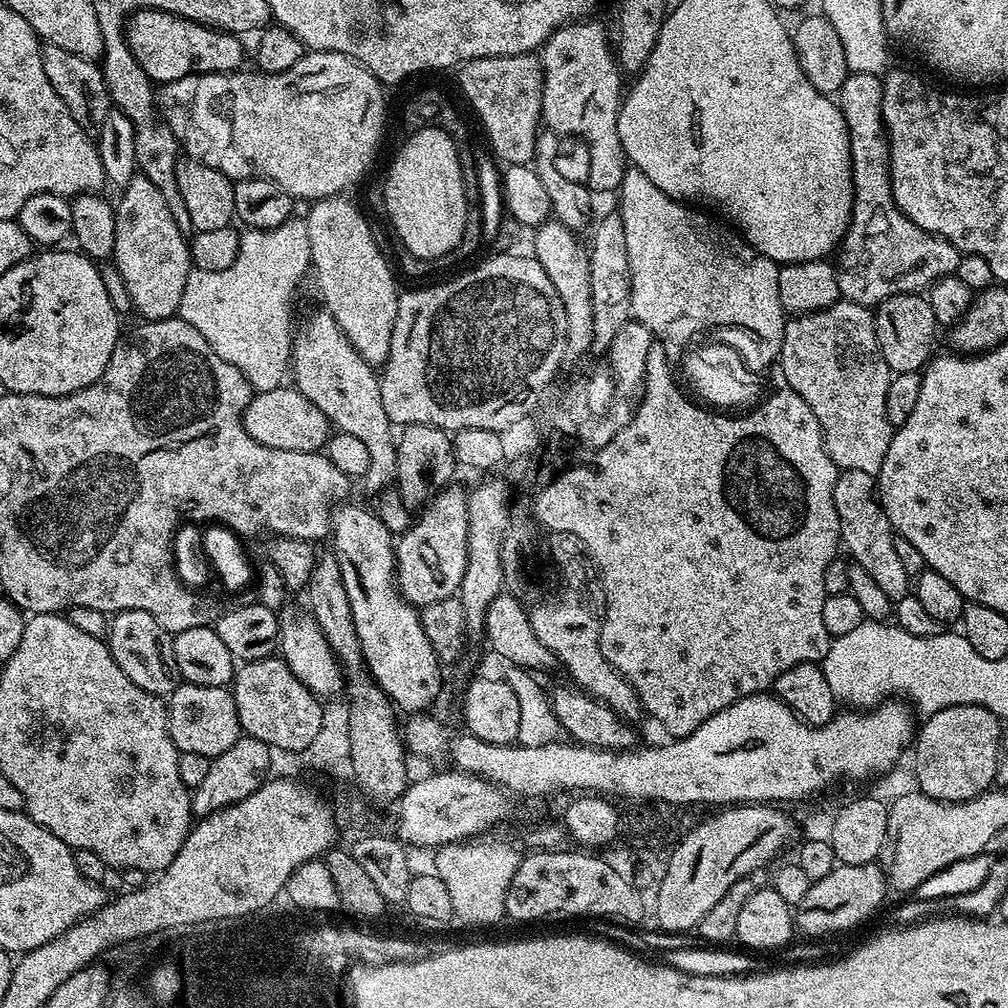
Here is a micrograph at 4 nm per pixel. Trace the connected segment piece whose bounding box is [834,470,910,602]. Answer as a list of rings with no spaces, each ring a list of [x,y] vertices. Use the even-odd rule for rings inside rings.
[[[862,470],[841,471],[836,477],[834,486],[834,510],[838,510],[843,547],[845,549],[848,547],[847,555],[854,563],[862,566],[862,570],[866,570],[866,574],[870,574],[870,578],[878,582],[880,589],[893,602],[909,595],[910,578],[894,551],[892,524],[880,505],[877,477]]]

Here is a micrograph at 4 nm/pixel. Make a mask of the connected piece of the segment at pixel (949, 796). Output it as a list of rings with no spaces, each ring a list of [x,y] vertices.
[[[956,705],[927,717],[914,742],[917,789],[942,801],[968,801],[989,791],[996,779],[1001,719],[981,705]]]

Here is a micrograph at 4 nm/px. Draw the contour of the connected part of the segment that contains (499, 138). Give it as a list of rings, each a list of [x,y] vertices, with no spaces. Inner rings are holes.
[[[523,52],[513,56],[487,56],[459,65],[460,88],[472,103],[497,161],[505,165],[533,163],[536,138],[542,128],[542,86],[544,67],[536,54]]]

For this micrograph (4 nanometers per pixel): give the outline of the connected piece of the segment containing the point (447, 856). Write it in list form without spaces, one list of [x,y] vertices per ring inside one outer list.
[[[472,838],[467,842],[446,844],[434,852],[434,871],[450,890],[453,913],[464,920],[472,916],[476,924],[492,924],[495,920],[505,919],[506,894],[514,878],[514,870],[518,870],[522,859],[522,852],[514,845],[504,840],[484,839],[488,838]]]

